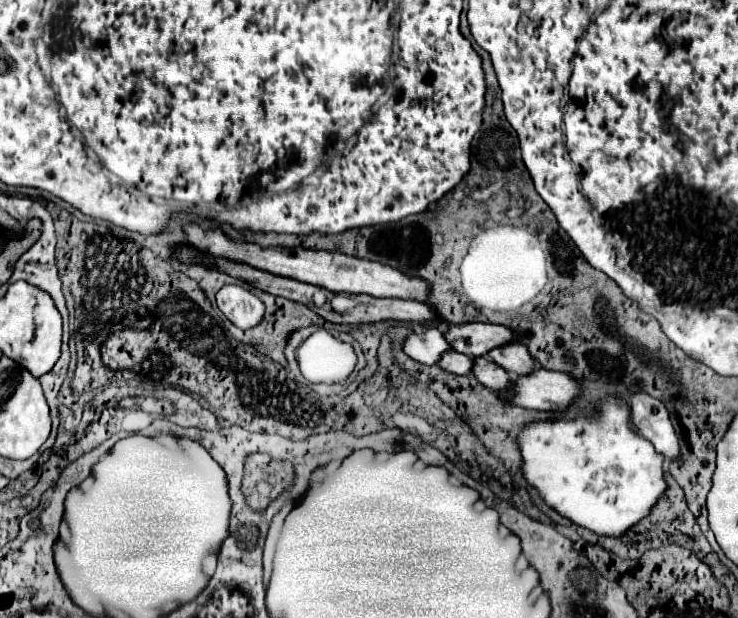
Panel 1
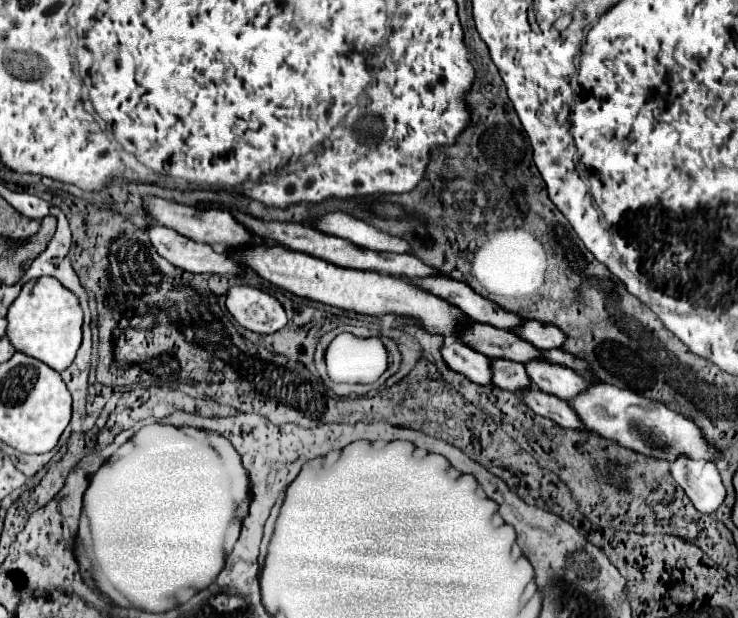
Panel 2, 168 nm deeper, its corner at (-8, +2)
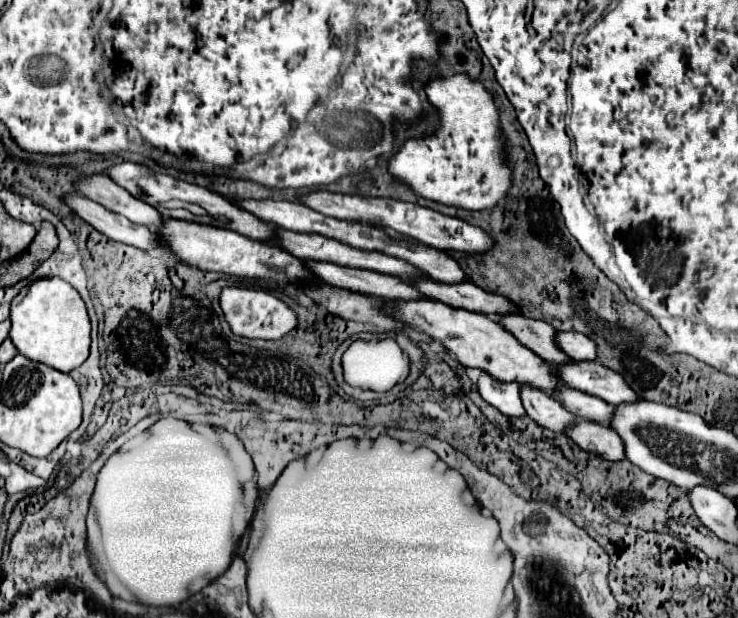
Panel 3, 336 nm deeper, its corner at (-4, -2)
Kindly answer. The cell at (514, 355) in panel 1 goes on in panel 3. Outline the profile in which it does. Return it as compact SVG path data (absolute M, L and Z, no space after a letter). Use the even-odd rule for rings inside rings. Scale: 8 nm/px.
M566 389L566 393L554 393L554 397L558 397L558 401L562 401L574 415L578 415L584 421L594 421L600 425L610 425L616 407L582 391L576 389Z

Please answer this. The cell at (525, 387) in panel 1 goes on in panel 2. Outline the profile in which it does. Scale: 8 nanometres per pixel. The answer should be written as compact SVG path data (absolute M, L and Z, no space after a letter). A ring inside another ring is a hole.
M588 383L586 389L570 401L570 407L576 411L586 429L598 431L638 453L662 457L668 461L674 461L678 453L706 461L716 459L716 449L704 441L702 431L698 431L692 421L686 421L686 417L670 411L662 403L646 401L644 397L638 397L626 389L618 389L610 383Z

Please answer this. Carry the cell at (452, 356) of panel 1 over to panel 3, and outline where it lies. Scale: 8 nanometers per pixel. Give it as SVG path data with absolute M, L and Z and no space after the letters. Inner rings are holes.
M522 387L522 401L528 417L554 433L566 433L576 425L578 417L548 393L538 393L538 389Z

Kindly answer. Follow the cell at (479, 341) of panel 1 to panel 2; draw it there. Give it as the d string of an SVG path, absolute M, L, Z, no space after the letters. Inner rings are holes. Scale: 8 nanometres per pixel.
M524 321L518 327L514 327L512 333L532 343L536 349L546 349L546 351L562 347L562 341L564 341L562 331L558 331L554 325L538 323L538 321Z

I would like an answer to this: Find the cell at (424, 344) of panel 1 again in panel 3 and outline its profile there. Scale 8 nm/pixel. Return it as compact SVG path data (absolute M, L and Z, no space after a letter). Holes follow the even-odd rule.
M480 371L476 385L478 385L478 391L484 397L484 401L494 405L500 413L504 413L508 417L526 415L526 409L520 399L520 385L514 385L514 383L502 385L502 381L494 381L488 373L482 373L482 371Z

